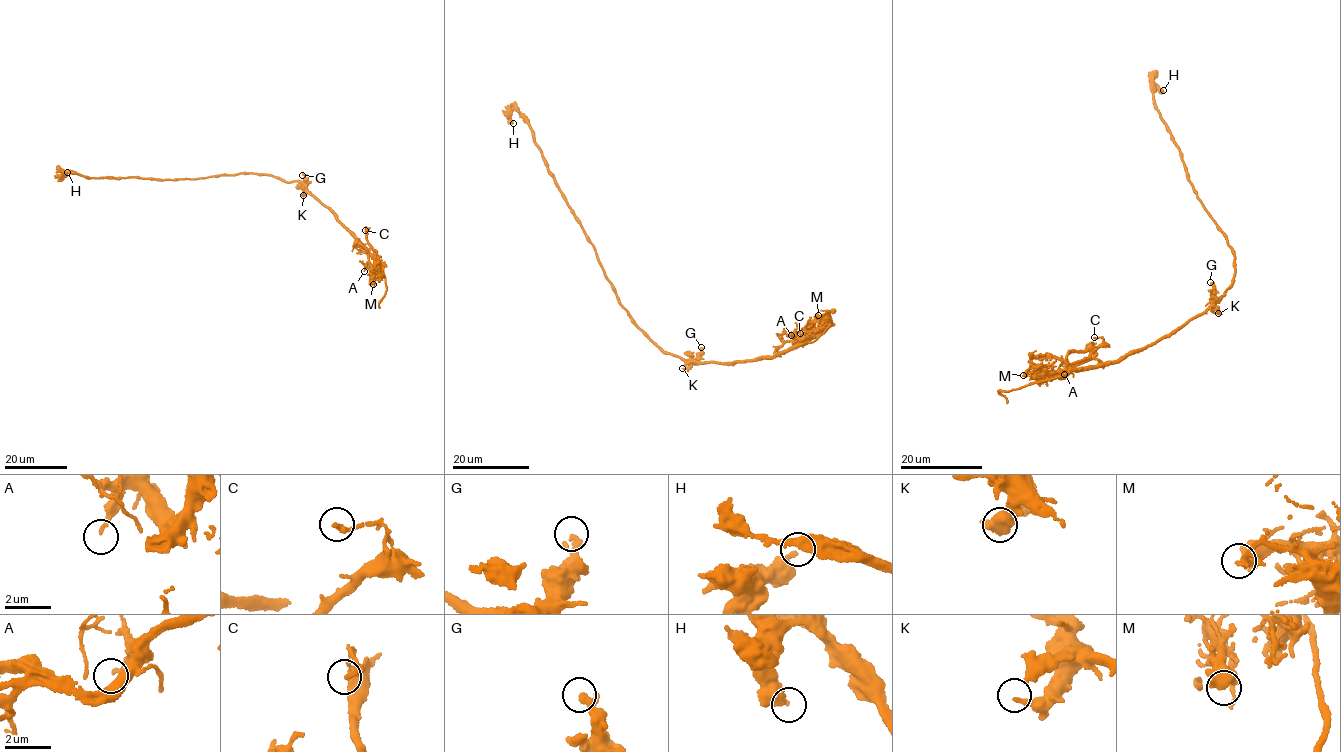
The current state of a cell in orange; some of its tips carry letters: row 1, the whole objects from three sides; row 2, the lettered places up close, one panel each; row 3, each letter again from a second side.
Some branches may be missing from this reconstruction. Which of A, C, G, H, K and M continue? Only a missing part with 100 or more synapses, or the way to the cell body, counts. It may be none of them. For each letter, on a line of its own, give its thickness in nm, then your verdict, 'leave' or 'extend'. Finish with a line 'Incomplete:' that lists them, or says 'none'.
A: 170 nm thick; leave
C: 220 nm thick; leave
G: 180 nm thick; leave
H: 380 nm thick; leave
K: 220 nm thick; leave
M: 700 nm thick; leave
Incomplete: none

